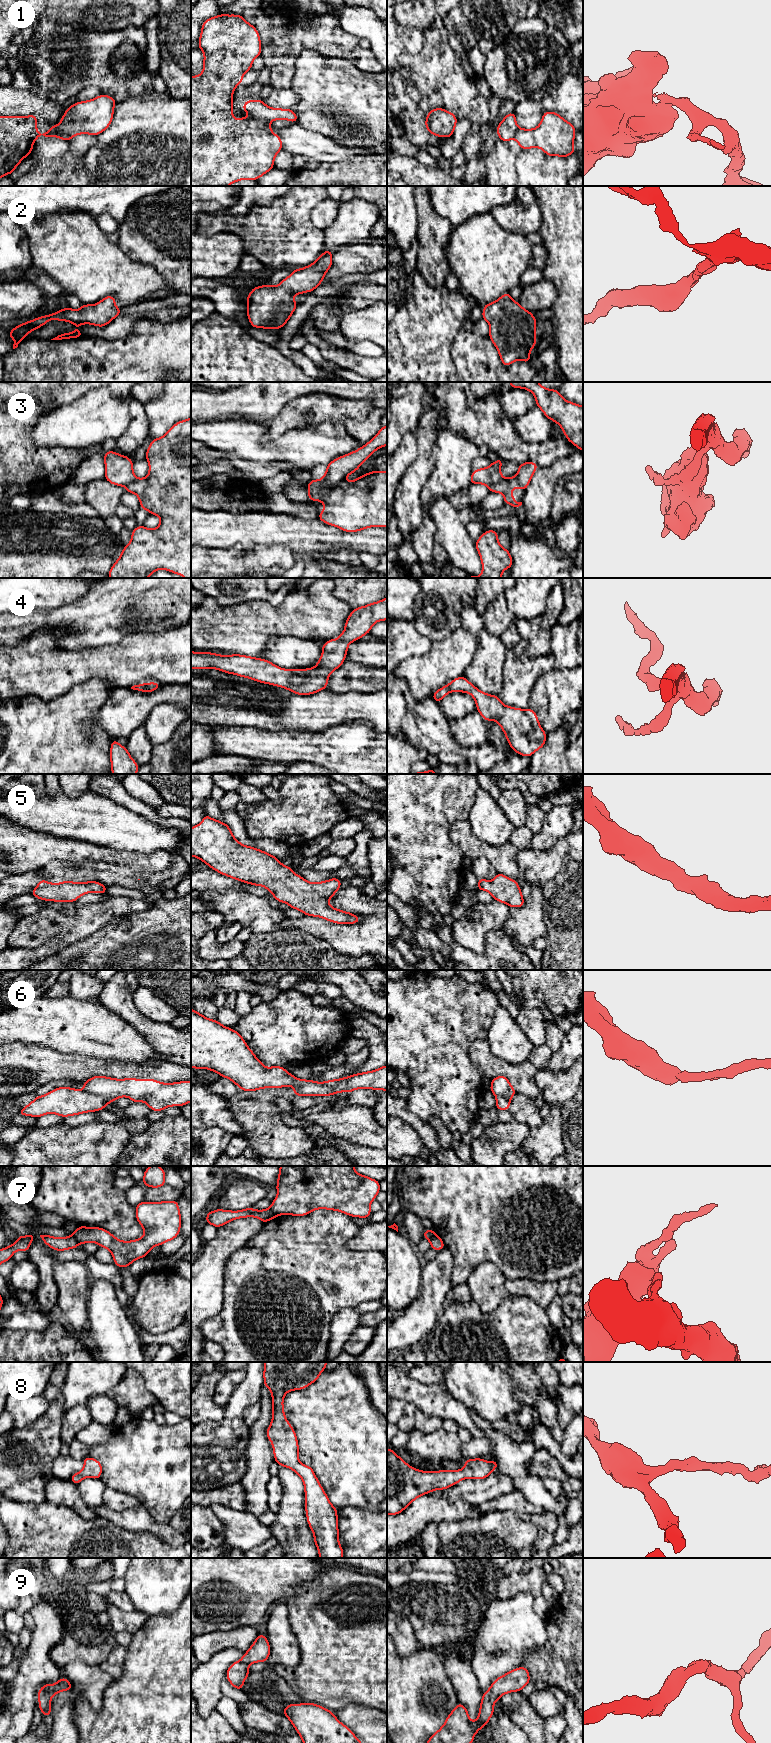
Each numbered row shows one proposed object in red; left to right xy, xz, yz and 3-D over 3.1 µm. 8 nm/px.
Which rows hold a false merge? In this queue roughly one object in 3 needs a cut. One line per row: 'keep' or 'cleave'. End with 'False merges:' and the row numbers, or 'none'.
1: cleave
2: keep
3: cleave
4: keep
5: keep
6: cleave
7: cleave
8: keep
9: keep
False merges: 1, 3, 6, 7

